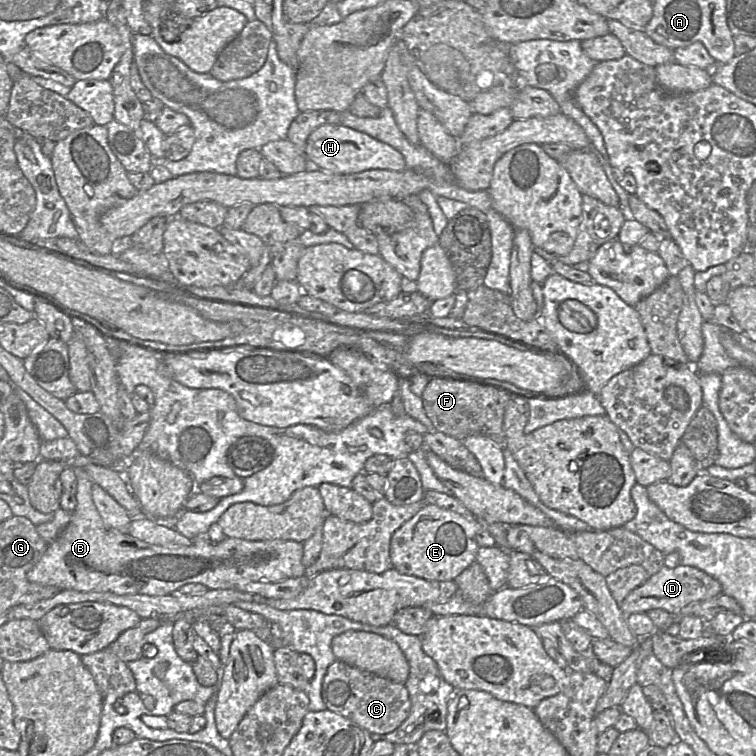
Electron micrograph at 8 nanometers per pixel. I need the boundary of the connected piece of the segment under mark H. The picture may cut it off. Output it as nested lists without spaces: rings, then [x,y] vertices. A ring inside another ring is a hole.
[[[341,124],[322,125],[315,129],[307,140],[304,154],[310,166],[333,174],[356,174],[373,169],[403,171],[407,168],[405,159],[398,150]]]

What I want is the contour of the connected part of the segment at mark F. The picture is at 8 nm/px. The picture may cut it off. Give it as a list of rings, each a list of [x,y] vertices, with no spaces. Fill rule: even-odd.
[[[433,379],[428,380],[421,399],[425,414],[431,421],[434,431],[442,432],[460,441],[473,435],[484,436],[503,450],[507,447],[507,441],[503,431],[504,413],[508,403],[514,396],[516,394],[502,386],[484,386],[468,382]]]

